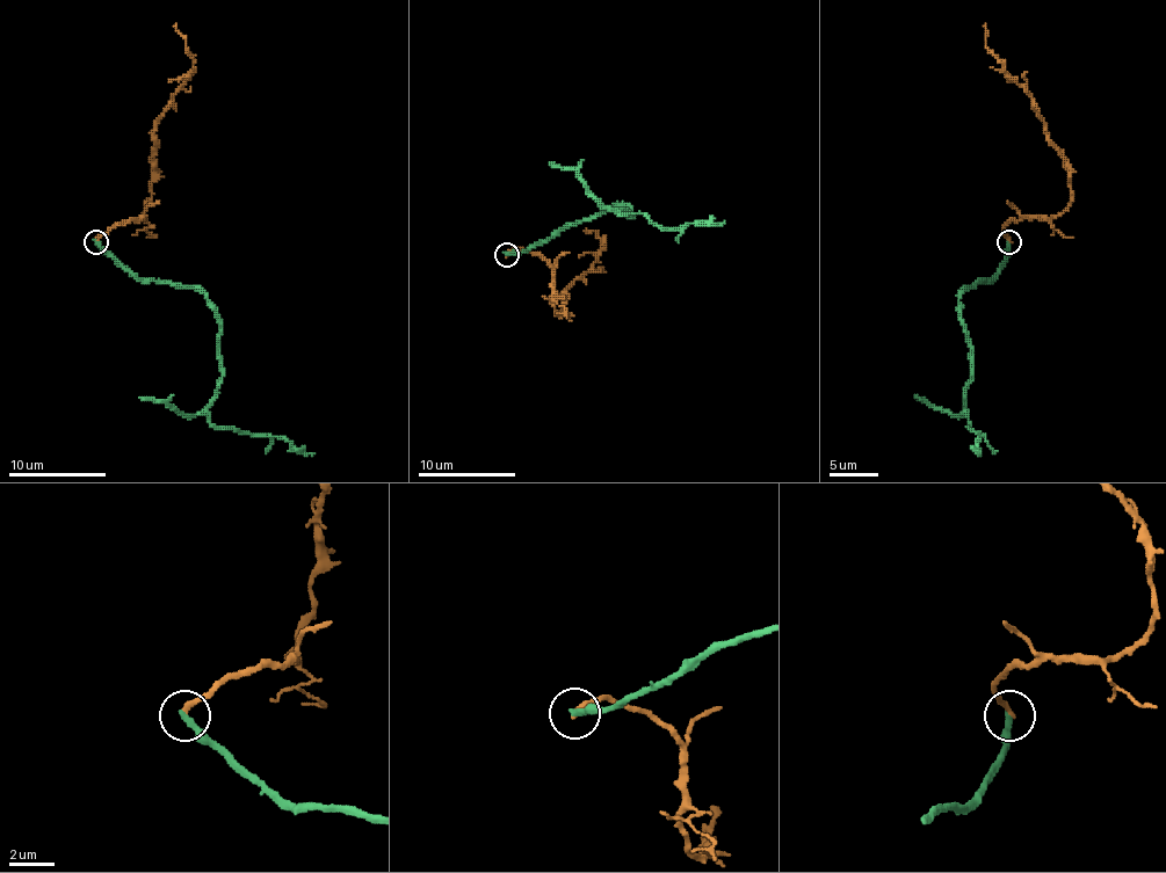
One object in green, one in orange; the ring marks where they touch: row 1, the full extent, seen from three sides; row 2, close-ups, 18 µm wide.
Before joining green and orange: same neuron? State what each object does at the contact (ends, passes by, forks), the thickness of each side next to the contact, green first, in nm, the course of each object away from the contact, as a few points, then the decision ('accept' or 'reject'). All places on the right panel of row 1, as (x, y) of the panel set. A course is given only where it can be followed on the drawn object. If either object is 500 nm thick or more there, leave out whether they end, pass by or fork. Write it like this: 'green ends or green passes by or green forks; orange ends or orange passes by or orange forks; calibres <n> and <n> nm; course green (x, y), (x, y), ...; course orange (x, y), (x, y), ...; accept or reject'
green ends; orange ends; calibres 320 and 260 nm; course green (1009, 242), (1007, 259), (992, 278), (971, 285), (958, 300), (971, 347), (968, 427), (983, 436), (976, 453); course orange (1009, 242), (1002, 230), (1012, 220), (1056, 218), (1070, 196), (1067, 159), (1031, 96), (985, 45), (985, 23); reject

